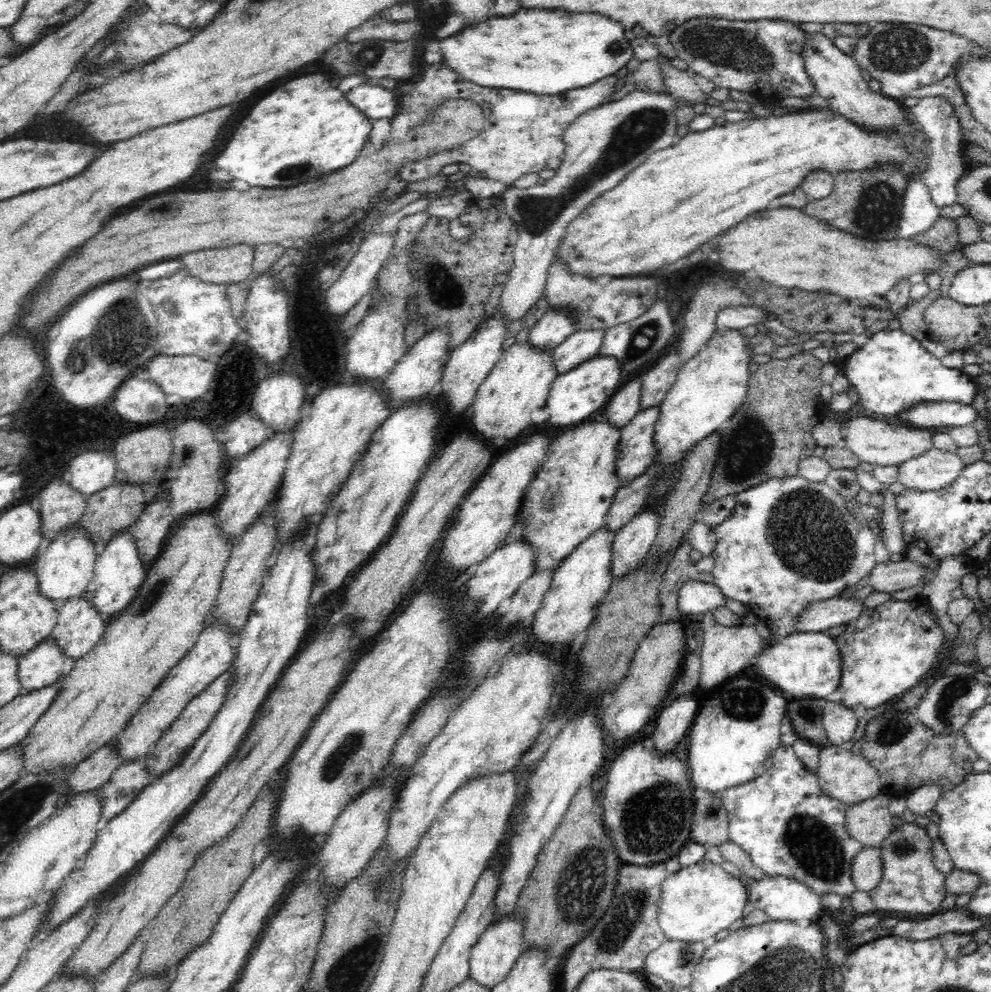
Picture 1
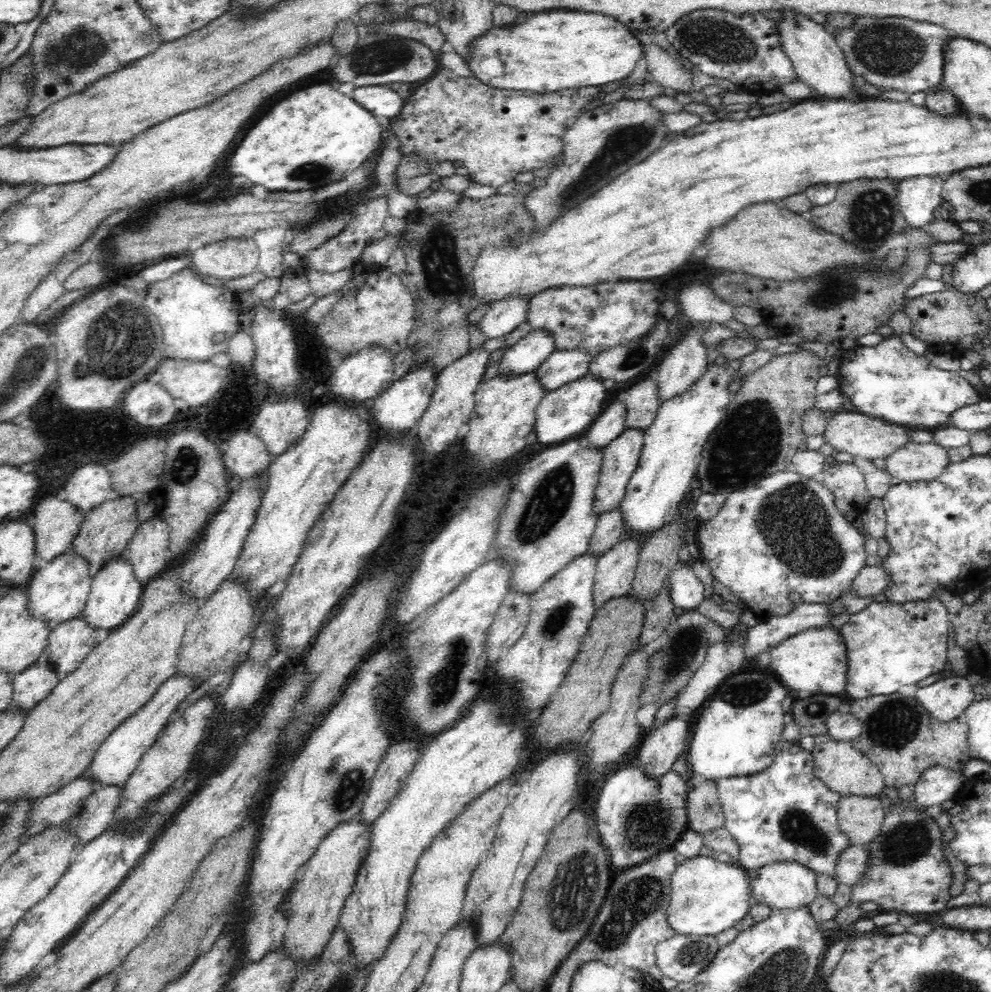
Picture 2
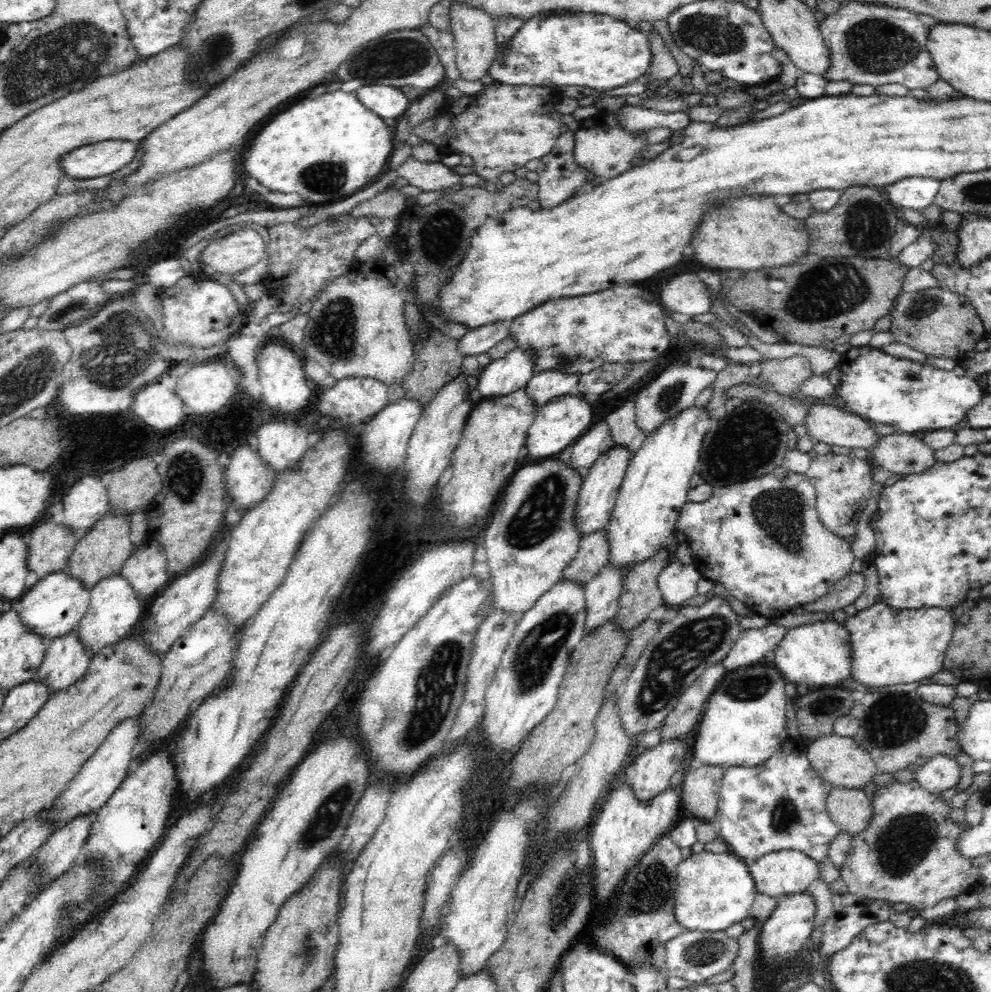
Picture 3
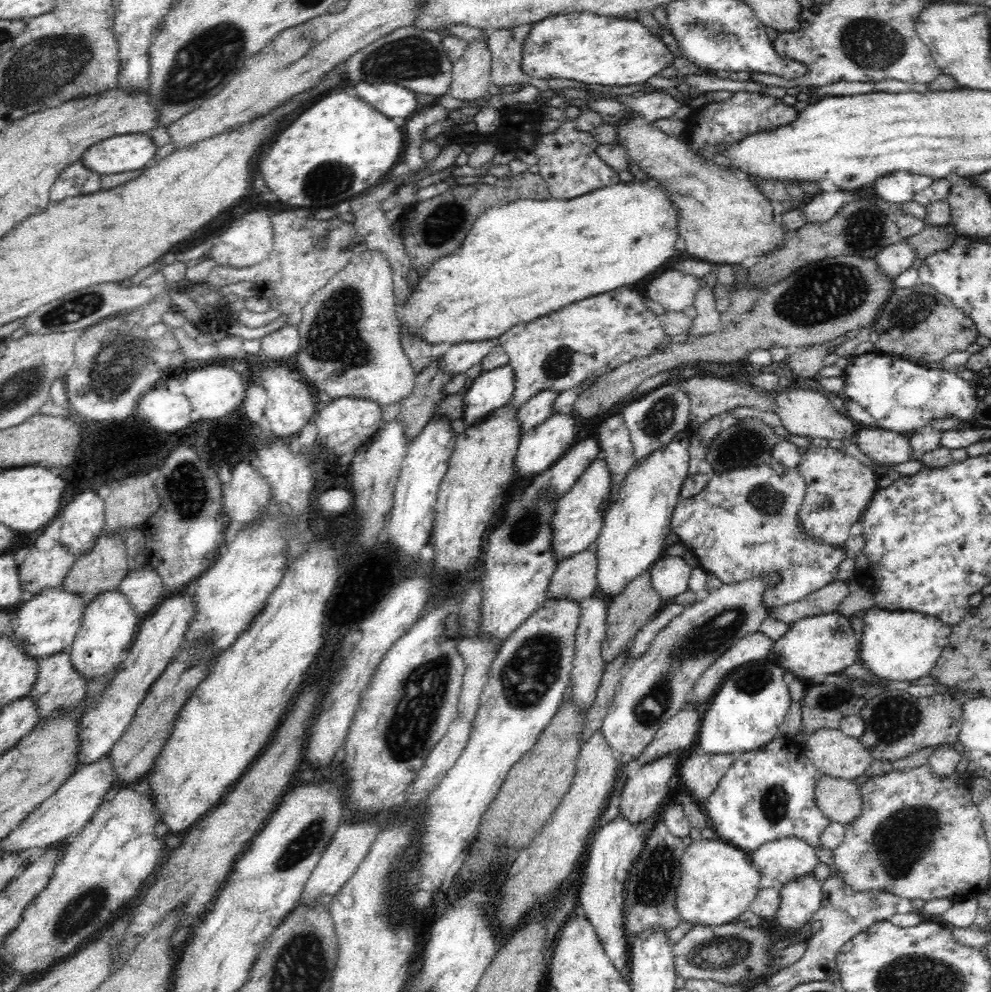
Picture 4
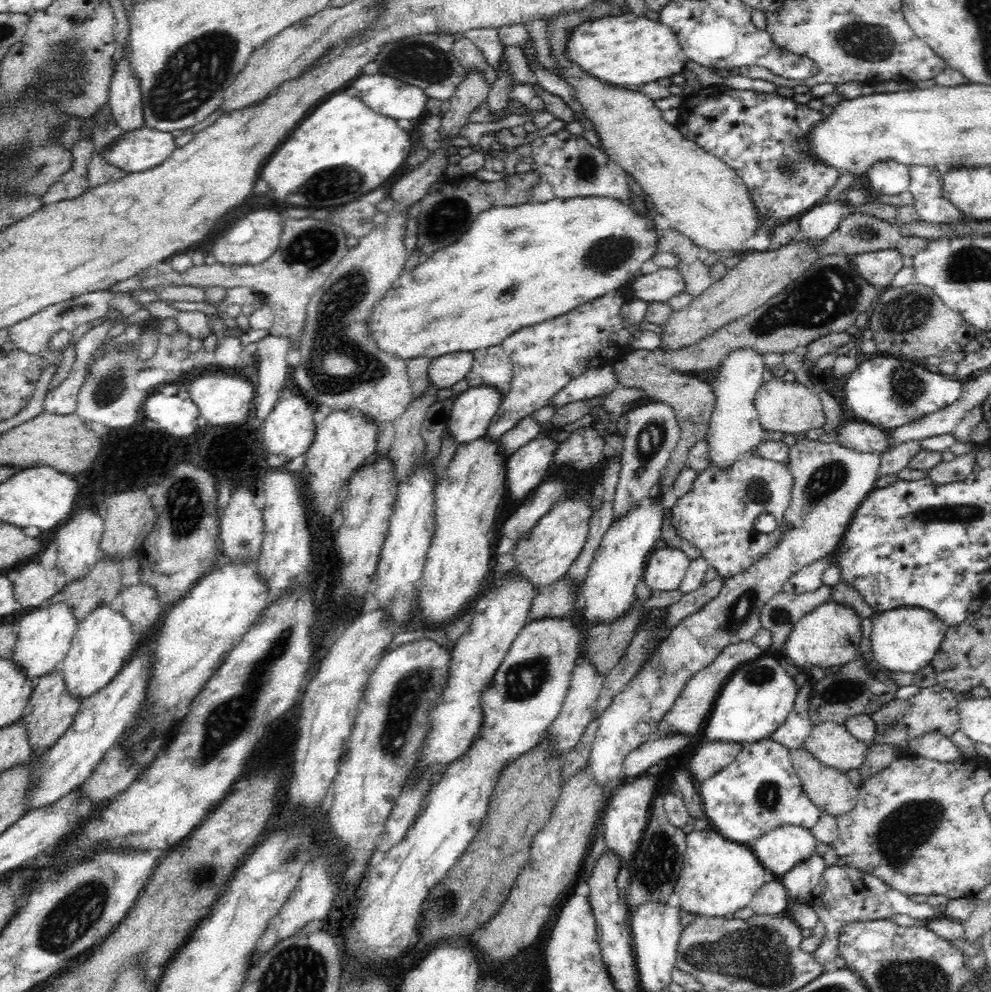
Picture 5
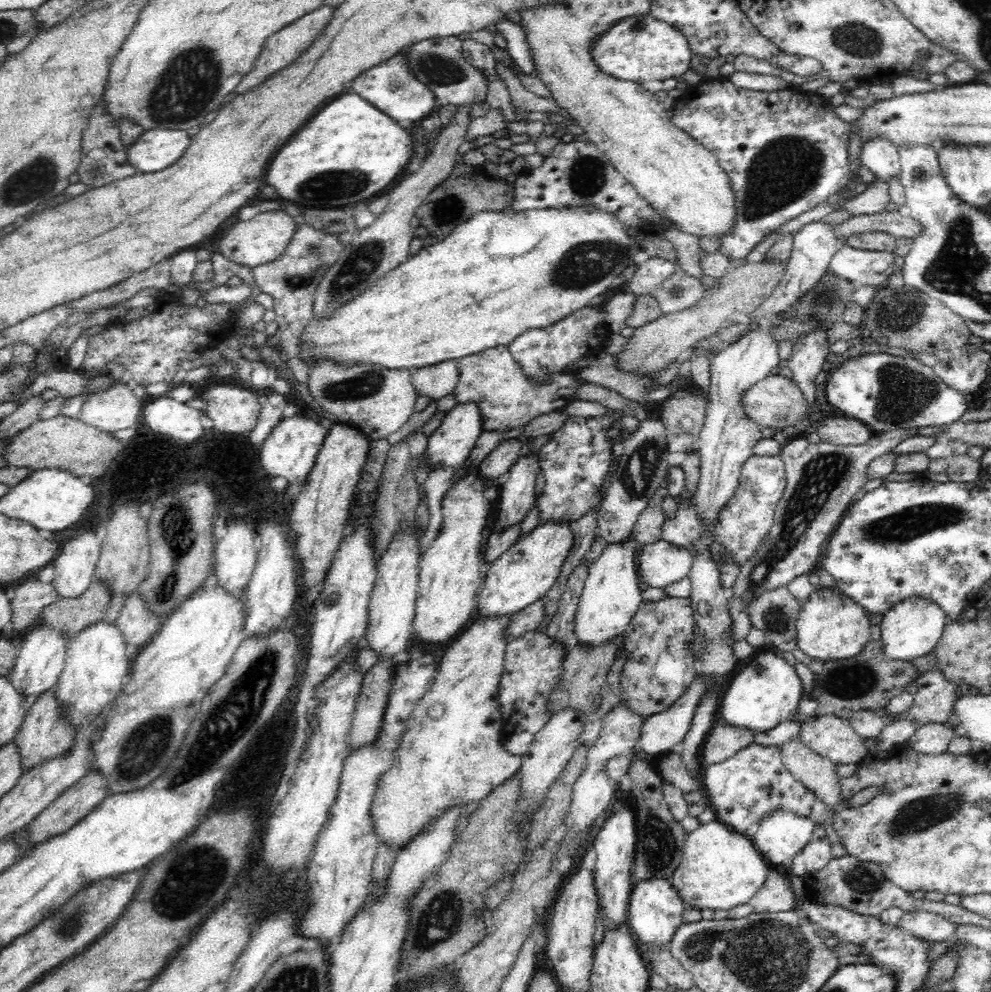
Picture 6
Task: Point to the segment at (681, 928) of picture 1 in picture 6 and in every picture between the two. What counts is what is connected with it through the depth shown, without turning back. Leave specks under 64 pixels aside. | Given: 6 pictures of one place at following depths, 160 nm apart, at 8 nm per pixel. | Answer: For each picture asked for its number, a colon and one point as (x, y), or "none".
2: (708, 896)
3: (715, 890)
4: (718, 883)
5: (719, 876)
6: (720, 869)

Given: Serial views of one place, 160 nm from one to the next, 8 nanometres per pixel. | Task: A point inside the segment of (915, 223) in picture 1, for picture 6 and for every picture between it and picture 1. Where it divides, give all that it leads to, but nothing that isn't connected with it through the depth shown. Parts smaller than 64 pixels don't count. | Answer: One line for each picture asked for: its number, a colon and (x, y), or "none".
2: (919, 197)
3: (917, 193)
4: (899, 187)
5: (888, 177)
6: (879, 155)

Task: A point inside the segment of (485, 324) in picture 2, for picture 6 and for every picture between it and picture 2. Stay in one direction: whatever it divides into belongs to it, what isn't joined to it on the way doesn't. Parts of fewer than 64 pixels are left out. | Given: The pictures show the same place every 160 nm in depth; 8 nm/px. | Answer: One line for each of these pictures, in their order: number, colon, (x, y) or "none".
3: (474, 342)
4: (461, 356)
5: (444, 371)
6: (438, 380)

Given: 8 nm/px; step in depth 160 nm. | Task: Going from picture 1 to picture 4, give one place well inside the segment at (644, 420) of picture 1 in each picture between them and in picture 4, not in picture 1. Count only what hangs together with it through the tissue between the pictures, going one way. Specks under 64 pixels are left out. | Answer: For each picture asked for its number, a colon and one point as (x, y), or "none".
2: (621, 457)
3: (600, 487)
4: (578, 520)

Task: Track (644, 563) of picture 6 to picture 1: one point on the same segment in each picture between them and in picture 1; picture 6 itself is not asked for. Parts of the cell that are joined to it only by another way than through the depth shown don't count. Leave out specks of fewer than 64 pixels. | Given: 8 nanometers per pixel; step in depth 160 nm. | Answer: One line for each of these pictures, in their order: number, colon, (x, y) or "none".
1: (695, 598)
2: (686, 590)
3: (677, 581)
4: (669, 575)
5: (665, 568)

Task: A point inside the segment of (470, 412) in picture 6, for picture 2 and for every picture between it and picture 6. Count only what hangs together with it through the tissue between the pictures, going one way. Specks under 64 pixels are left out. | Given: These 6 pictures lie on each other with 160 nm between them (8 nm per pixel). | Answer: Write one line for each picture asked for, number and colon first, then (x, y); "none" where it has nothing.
2: (528, 354)
3: (501, 377)
4: (492, 389)
5: (472, 411)

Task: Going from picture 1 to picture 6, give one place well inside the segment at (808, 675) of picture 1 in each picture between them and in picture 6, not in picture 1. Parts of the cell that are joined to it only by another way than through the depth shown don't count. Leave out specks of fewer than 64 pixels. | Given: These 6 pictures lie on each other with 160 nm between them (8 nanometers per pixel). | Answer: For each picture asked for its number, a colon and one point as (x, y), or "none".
2: (814, 662)
3: (818, 654)
4: (825, 644)
5: (829, 635)
6: (831, 626)

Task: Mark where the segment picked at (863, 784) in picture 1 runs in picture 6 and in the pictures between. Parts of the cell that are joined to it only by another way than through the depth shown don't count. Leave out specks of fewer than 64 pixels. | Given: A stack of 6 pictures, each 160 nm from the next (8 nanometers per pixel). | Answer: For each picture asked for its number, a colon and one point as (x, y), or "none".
2: (843, 769)
3: (840, 761)
4: (834, 754)
5: (831, 744)
6: (834, 738)

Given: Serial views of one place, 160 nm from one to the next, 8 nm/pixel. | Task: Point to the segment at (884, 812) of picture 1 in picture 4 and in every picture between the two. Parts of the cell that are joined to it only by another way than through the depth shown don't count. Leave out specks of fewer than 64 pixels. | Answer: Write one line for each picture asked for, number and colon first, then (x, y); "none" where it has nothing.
2: (860, 817)
3: (851, 809)
4: (839, 800)

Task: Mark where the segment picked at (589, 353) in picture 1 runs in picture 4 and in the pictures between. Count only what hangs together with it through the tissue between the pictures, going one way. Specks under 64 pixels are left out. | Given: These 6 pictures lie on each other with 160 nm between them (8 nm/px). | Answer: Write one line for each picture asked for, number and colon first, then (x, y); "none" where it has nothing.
2: (563, 366)
3: (543, 387)
4: (535, 411)

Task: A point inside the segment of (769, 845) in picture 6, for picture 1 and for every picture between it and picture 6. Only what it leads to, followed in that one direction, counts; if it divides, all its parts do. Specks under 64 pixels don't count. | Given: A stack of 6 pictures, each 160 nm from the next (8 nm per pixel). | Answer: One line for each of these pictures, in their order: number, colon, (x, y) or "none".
1: (781, 898)
2: (783, 885)
3: (786, 872)
4: (789, 858)
5: (783, 848)

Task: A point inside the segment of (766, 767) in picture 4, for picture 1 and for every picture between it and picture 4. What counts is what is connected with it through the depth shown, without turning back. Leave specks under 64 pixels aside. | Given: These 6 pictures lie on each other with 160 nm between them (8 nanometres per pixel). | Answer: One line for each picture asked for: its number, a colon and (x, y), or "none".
1: (789, 827)
2: (783, 813)
3: (781, 804)

